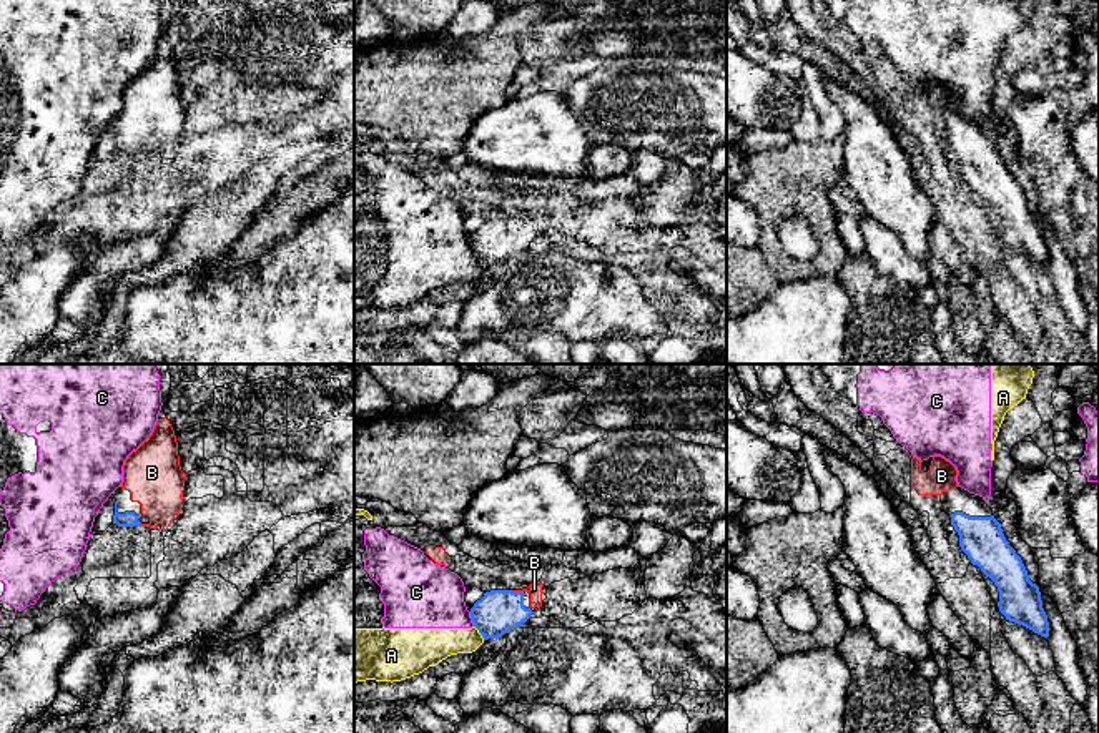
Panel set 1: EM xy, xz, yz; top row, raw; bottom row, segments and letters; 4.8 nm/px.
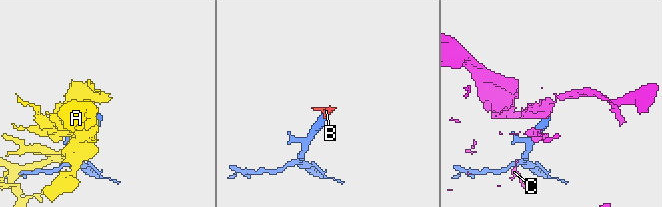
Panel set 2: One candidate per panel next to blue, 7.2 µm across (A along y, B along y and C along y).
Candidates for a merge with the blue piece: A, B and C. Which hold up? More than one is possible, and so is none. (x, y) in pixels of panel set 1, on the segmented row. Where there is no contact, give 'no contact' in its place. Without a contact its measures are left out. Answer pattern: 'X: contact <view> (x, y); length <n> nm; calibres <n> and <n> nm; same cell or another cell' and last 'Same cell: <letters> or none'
A: contact xz (479, 632); length 90 nm; calibres 220 and 180 nm; another cell
B: contact xz (517, 592); length 60 nm; calibres 220 and 60 nm; same cell
C: contact xz (471, 617); length 80 nm; calibres 220 and 320 nm; another cell
Same cell: B

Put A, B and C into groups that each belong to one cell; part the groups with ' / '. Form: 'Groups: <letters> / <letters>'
Groups: A C / B

